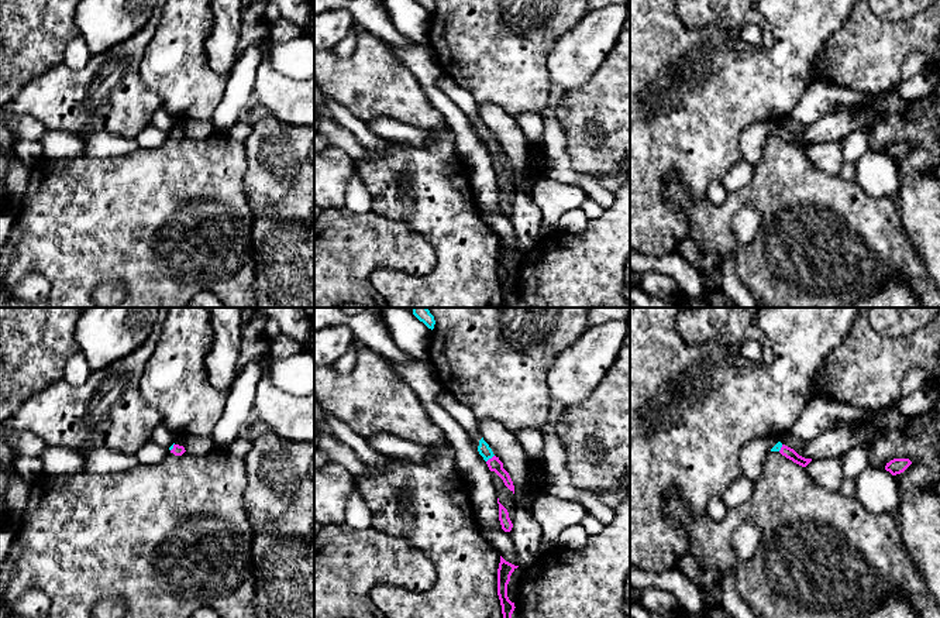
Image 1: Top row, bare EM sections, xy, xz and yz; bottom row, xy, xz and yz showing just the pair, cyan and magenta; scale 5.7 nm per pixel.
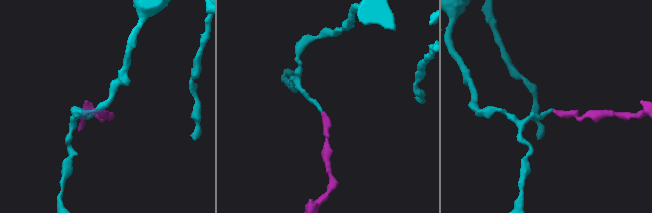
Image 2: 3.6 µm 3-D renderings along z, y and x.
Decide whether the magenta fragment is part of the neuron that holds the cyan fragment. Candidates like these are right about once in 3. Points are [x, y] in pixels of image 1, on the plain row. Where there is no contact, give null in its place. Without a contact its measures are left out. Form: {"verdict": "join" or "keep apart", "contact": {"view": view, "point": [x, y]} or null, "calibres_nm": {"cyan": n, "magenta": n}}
{"verdict": "join", "contact": {"view": "xz", "point": [489, 141]}, "calibres_nm": {"cyan": 70, "magenta": 80}}

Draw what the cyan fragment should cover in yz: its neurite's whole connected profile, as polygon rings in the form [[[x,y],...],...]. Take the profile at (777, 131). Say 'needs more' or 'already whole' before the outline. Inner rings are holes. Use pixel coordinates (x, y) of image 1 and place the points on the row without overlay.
needs more; [[[778,126],[771,135],[779,135],[782,140],[785,140],[786,143],[792,144],[793,147],[806,151],[812,143],[805,143],[802,140],[799,140],[793,133],[782,128],[781,126]]]

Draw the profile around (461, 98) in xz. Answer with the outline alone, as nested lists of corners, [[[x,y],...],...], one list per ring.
[[[444,73],[435,80],[435,86],[443,90],[452,100],[452,103],[465,113],[472,130],[478,134],[482,120],[478,113],[478,103],[474,95]]]

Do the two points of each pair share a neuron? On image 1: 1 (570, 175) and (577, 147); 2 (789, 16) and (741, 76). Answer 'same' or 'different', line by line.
1: different
2: same

